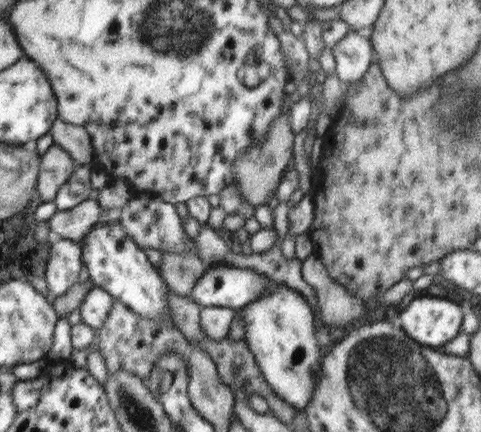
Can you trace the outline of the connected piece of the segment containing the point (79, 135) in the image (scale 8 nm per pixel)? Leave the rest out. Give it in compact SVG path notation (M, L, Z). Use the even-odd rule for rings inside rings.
M59 118L52 123L48 131L52 143L67 151L75 165L89 163L91 167L92 145L90 137L82 126L62 122Z

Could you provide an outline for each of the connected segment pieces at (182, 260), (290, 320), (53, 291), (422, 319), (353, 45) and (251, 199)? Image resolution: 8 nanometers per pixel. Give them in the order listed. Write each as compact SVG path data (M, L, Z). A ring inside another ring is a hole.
M196 250L186 252L161 252L157 269L166 286L175 294L191 298L193 283L204 273L205 264L196 255Z
M277 283L277 285L271 285L269 289L263 289L259 297L247 302L240 310L243 326L245 326L242 340L249 352L253 354L254 362L263 379L269 383L275 395L288 402L295 411L305 410L305 405L312 399L311 388L315 382L313 372L315 372L315 362L319 360L318 342L315 342L315 336L313 336L313 316L307 302L294 289Z
M66 239L51 244L48 254L44 279L52 300L61 294L69 294L69 290L81 282L81 274L85 274L85 263L81 259L81 246L78 246L78 242Z
M417 298L409 302L395 323L415 342L437 348L457 334L461 308L443 298Z
M347 31L330 50L335 60L334 73L345 86L361 80L373 56L369 40L353 31Z
M285 110L284 114L272 121L272 130L268 130L266 137L256 142L241 161L237 161L235 186L239 188L241 196L244 196L244 203L253 207L265 206L275 198L288 162L293 160L293 150L297 150L297 136L298 133L291 130L289 110Z

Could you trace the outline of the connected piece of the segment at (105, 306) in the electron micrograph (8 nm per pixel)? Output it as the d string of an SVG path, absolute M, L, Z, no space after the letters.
M91 287L79 304L80 323L88 330L96 330L102 326L109 309L113 305L113 298L102 288Z

